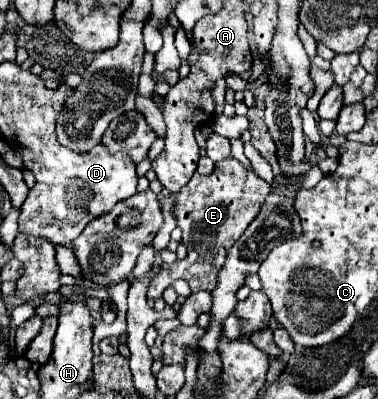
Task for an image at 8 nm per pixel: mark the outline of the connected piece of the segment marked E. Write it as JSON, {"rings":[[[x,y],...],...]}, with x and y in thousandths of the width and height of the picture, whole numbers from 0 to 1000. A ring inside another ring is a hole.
{"rings":[[[619,396],[587,401],[550,441],[519,431],[508,451],[466,486],[466,551],[471,551],[471,571],[481,576],[481,612],[497,622],[503,662],[471,667],[476,657],[466,657],[460,672],[455,662],[450,672],[444,662],[429,662],[423,682],[397,702],[392,752],[423,747],[429,732],[444,717],[455,717],[455,707],[471,697],[492,702],[508,732],[566,727],[571,687],[587,672],[608,617],[640,591],[651,566],[677,546],[709,486],[714,486],[714,461],[683,446],[667,426],[651,431],[651,421]],[[455,687],[471,697],[460,697]]]}

